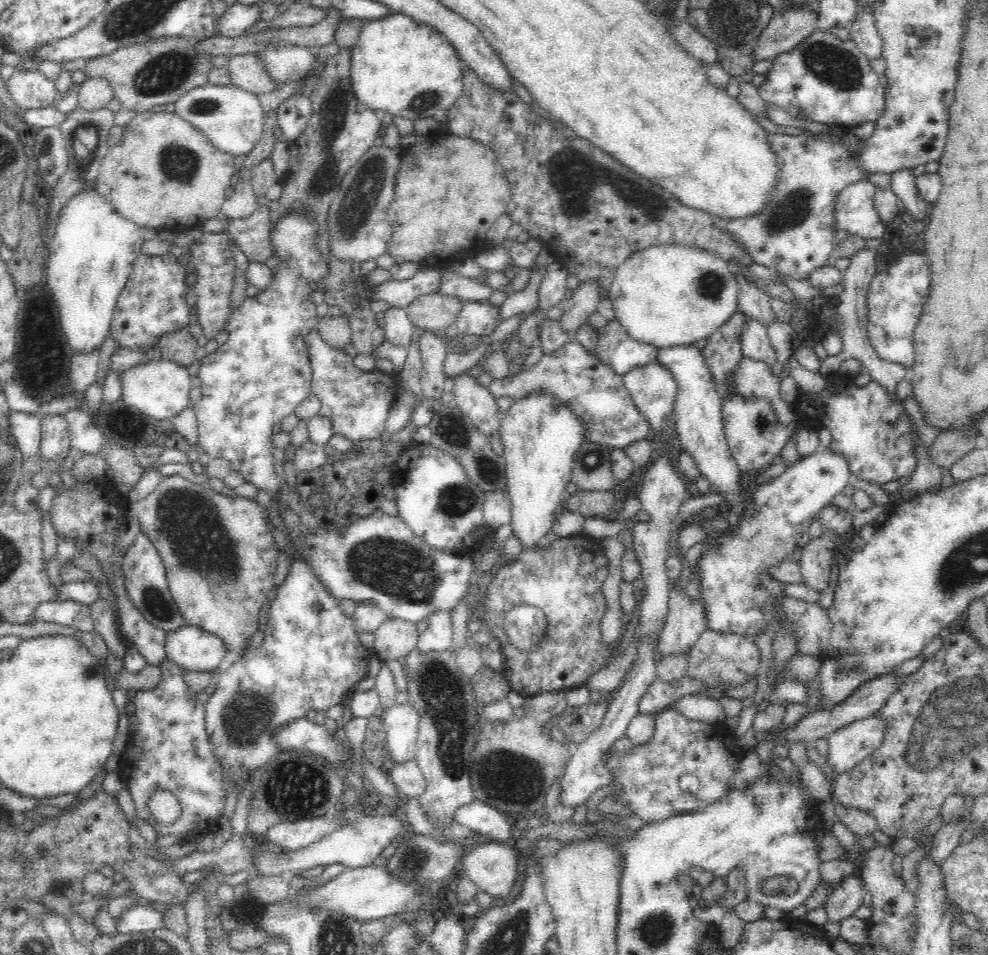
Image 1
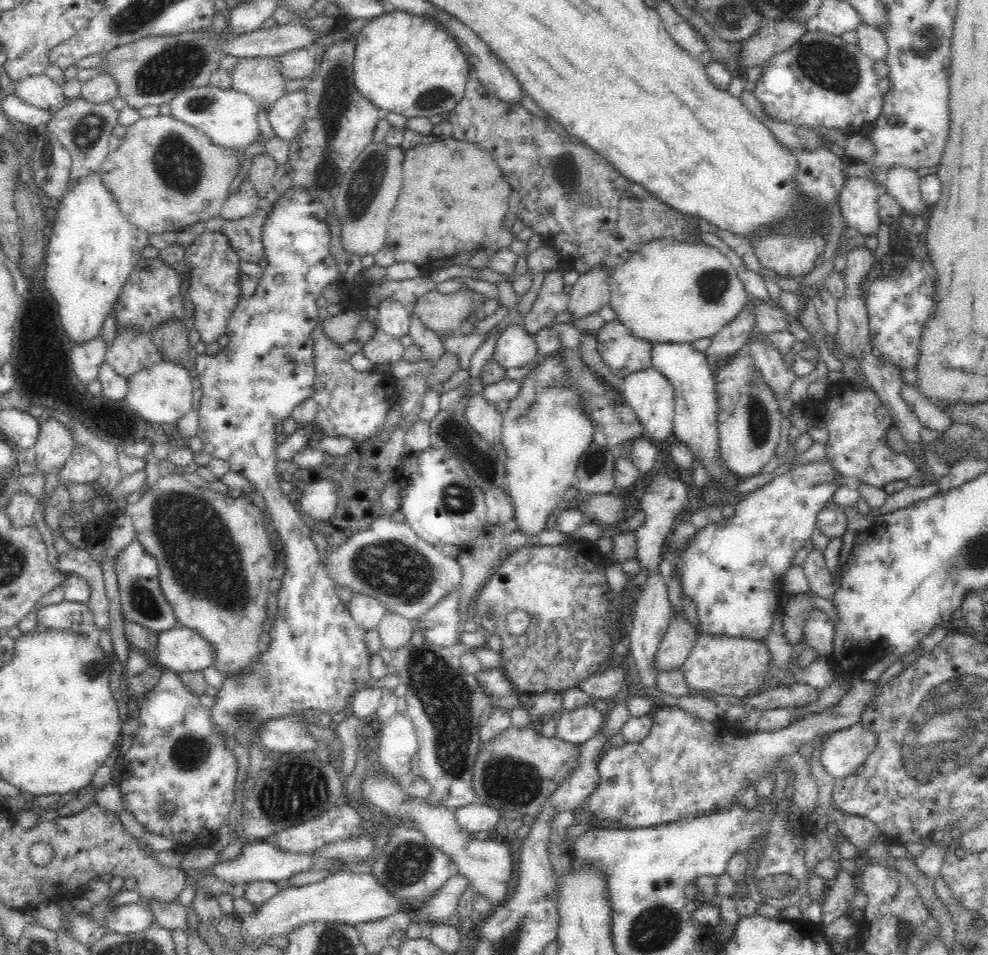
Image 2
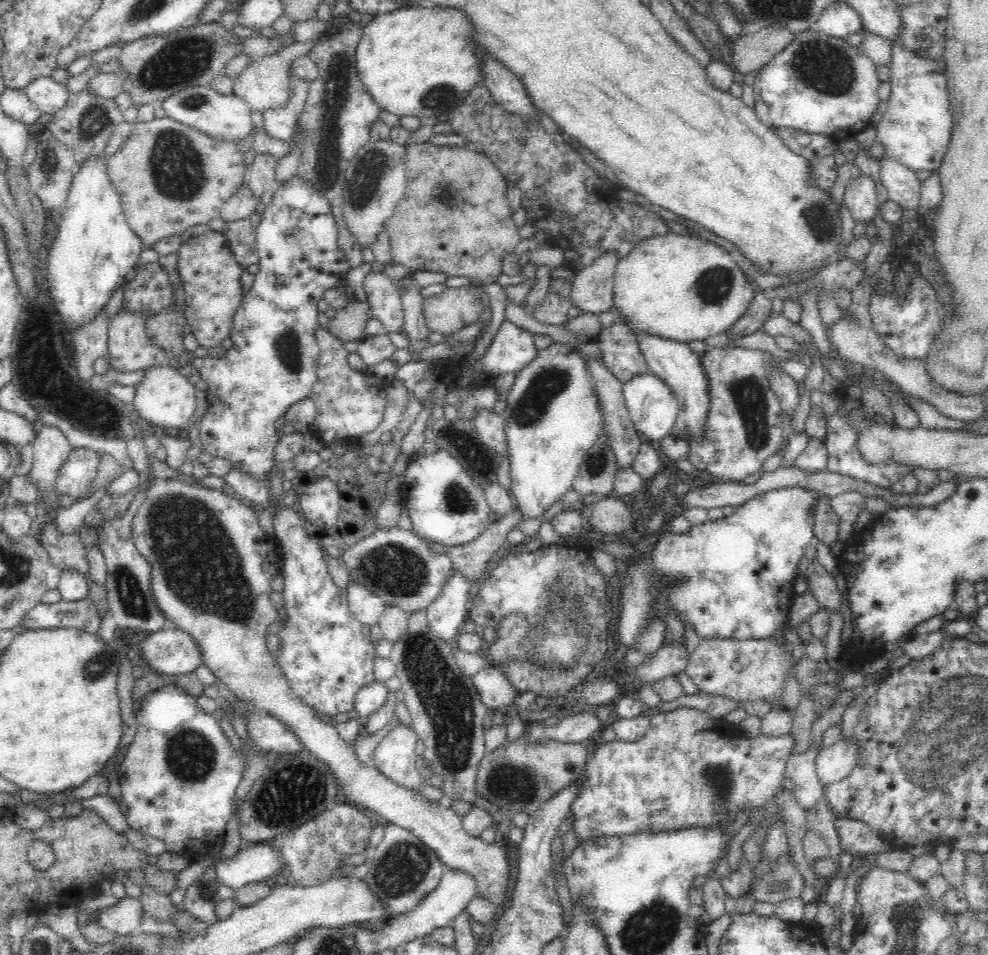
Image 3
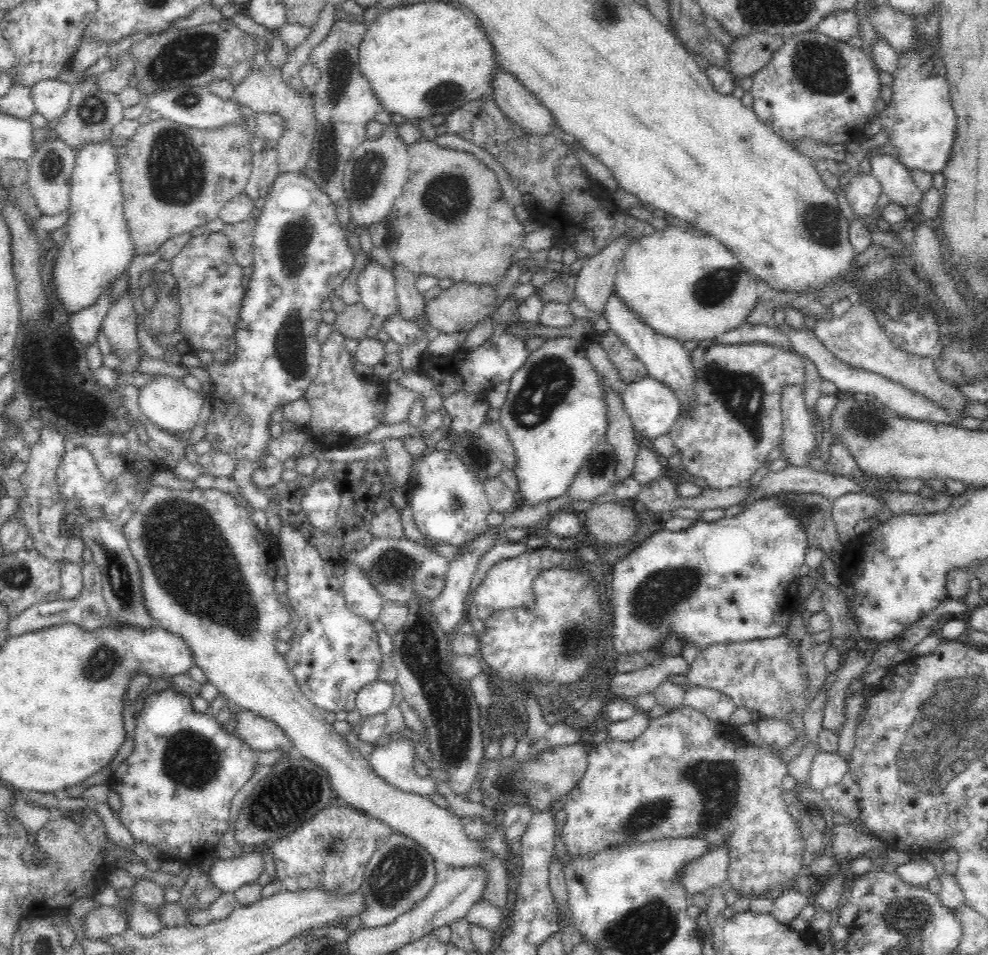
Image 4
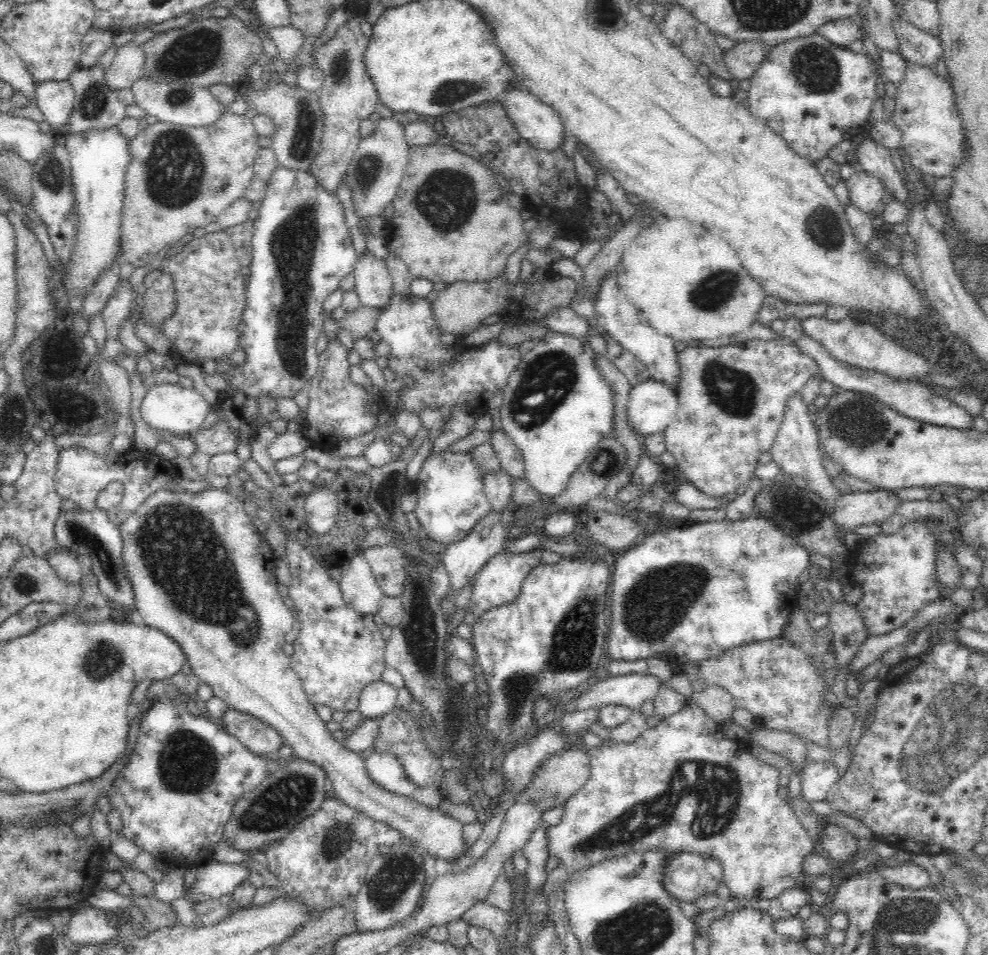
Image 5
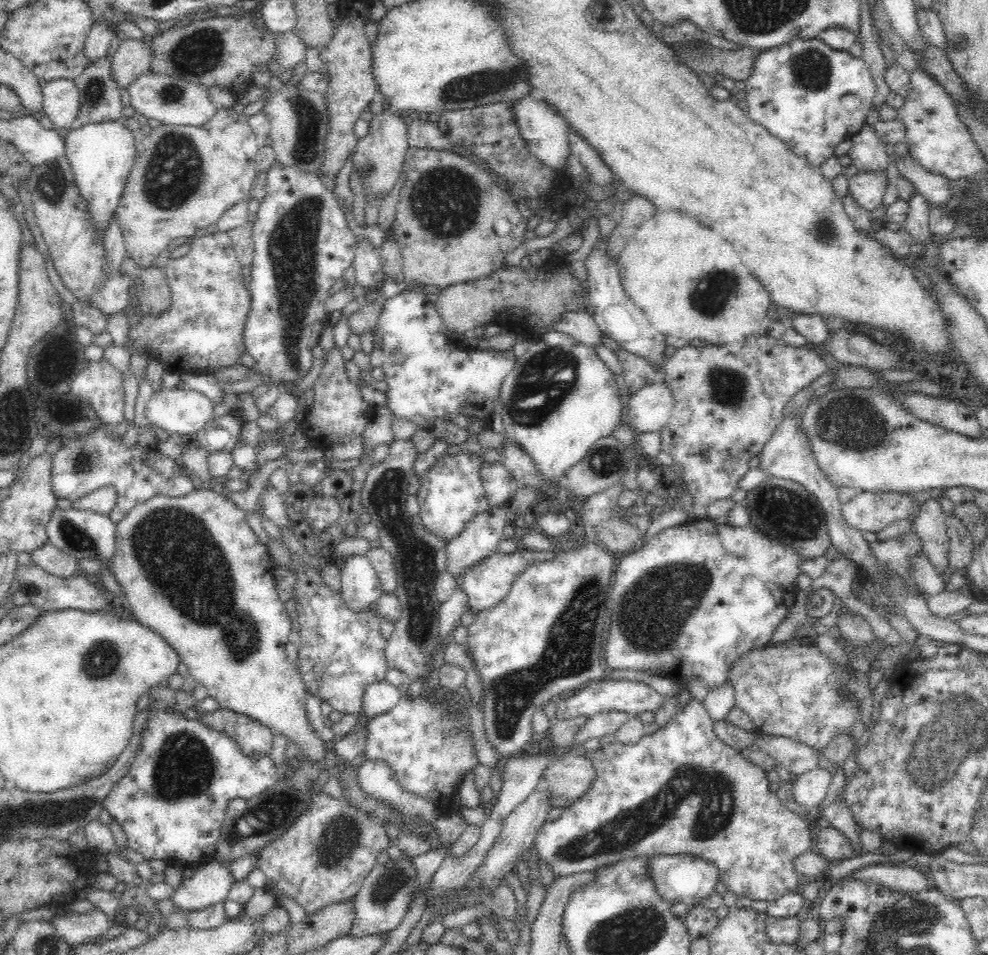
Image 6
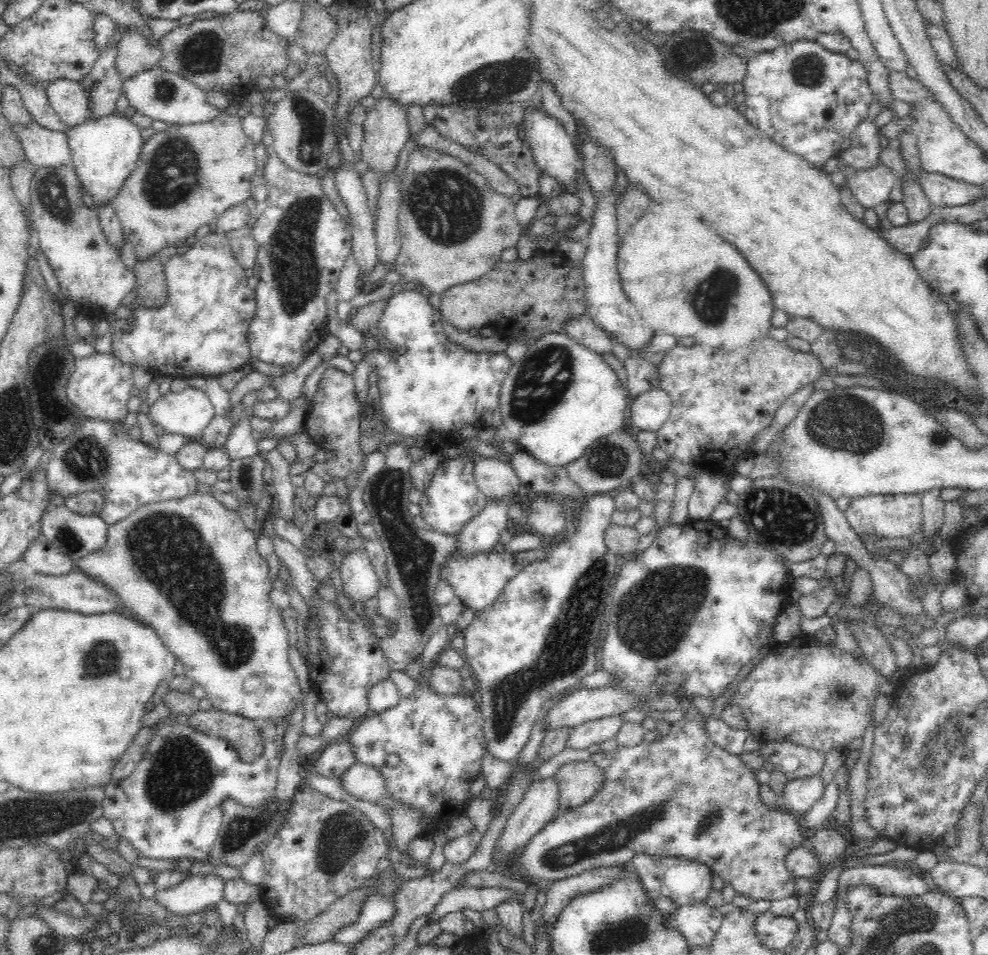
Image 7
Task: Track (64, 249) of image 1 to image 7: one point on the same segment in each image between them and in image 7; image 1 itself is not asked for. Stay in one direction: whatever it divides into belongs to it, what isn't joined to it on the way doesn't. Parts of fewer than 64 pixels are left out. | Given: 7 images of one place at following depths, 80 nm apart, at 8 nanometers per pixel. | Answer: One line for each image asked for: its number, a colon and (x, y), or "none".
2: (93, 249)
3: (94, 253)
4: (96, 251)
5: (99, 158)
6: (102, 154)
7: (105, 150)

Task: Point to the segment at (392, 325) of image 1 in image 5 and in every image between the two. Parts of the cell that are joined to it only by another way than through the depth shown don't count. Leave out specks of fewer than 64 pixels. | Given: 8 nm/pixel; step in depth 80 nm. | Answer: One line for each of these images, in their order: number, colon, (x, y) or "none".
2: (393, 318)
3: (384, 299)
4: (376, 285)
5: (374, 285)

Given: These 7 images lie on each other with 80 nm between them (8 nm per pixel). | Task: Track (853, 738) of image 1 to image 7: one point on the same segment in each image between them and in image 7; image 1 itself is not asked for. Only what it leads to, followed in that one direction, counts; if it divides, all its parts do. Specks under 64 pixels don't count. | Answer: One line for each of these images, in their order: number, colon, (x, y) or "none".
2: (844, 751)
3: (833, 764)
4: (827, 769)
5: (817, 779)
6: (809, 789)
7: (797, 797)

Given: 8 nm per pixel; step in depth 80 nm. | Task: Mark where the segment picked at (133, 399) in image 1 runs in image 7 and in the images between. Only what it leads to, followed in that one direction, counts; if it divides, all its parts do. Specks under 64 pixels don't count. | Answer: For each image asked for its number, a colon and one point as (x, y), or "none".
2: (161, 393)
3: (164, 397)
4: (167, 403)
5: (166, 406)
6: (182, 411)
7: (188, 412)

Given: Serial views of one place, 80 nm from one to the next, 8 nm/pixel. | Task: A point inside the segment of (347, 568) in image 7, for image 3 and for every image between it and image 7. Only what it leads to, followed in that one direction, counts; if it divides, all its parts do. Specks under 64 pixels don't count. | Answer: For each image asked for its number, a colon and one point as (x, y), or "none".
3: (364, 605)
4: (360, 596)
5: (360, 590)
6: (360, 586)

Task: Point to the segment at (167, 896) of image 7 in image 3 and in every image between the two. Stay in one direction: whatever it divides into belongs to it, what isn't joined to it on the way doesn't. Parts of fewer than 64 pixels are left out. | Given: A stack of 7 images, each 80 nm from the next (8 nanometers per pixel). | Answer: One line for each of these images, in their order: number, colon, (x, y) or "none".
3: (255, 863)
4: (227, 875)
5: (214, 879)
6: (210, 884)

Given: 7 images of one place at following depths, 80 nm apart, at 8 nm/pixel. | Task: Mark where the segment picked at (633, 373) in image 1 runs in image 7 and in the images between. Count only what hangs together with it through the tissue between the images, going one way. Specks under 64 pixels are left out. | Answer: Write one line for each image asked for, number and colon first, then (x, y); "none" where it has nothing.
2: (651, 399)
3: (652, 407)
4: (652, 406)
5: (652, 404)
6: (649, 409)
7: (650, 410)

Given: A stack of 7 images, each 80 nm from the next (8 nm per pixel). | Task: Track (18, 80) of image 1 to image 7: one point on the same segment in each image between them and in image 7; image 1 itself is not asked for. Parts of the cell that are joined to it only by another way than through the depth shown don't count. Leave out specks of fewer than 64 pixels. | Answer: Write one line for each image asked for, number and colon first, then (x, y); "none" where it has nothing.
2: (40, 91)
3: (49, 96)
4: (51, 97)
5: (55, 98)
6: (61, 98)
7: (69, 98)

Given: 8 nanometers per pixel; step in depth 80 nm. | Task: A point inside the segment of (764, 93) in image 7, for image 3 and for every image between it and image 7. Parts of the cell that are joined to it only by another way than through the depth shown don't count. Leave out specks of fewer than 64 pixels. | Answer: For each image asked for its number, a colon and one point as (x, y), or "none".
3: (818, 84)
4: (813, 87)
5: (812, 93)
6: (811, 97)

